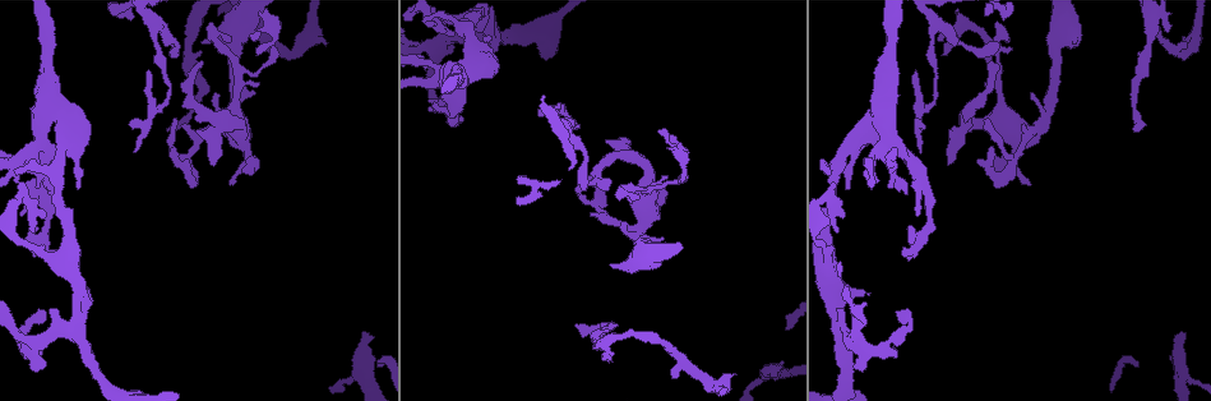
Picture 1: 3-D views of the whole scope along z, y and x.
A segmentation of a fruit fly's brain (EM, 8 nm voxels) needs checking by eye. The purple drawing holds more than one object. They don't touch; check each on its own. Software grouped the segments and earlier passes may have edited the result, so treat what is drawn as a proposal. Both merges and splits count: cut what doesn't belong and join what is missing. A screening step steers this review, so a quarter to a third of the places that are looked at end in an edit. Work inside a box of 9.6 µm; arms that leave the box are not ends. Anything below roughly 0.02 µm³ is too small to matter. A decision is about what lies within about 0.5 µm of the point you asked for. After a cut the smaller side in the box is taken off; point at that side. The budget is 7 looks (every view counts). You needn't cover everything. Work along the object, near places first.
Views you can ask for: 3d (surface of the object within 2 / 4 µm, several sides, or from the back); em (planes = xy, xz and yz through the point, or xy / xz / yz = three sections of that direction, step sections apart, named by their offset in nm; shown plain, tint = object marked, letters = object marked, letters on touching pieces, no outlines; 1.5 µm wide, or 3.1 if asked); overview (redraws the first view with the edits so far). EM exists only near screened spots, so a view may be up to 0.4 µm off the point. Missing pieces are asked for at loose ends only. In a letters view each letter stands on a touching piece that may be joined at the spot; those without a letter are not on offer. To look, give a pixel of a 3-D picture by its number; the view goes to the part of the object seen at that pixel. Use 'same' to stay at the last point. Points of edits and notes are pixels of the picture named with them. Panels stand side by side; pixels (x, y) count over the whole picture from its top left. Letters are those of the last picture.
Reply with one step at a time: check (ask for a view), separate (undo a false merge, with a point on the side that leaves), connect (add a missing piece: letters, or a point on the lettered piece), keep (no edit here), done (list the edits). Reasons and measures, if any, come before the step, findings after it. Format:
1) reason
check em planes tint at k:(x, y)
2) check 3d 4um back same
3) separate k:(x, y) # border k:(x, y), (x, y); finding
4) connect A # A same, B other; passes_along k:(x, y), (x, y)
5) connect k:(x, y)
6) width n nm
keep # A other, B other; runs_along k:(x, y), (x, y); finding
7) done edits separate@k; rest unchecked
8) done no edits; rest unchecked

small branch off a trunk
check em planes letters at 1:(650, 186)

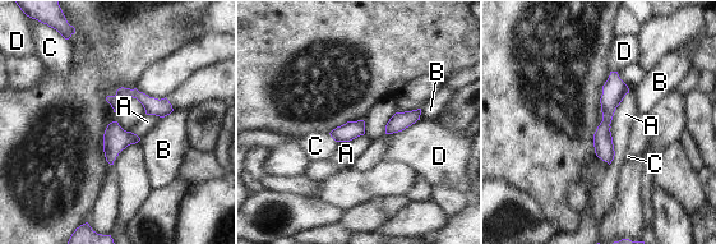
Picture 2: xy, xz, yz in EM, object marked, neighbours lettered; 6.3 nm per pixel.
width 120 nm
keep # A other, B other, C other, D other; border 2:(626, 96), (617, 107), (610, 127); one neuron here

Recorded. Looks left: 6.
check 3d 2um at 1:(167, 129)

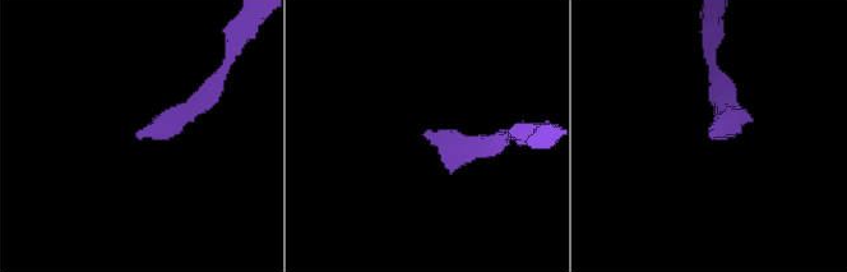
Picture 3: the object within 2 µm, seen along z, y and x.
check em planes letters at 3:(142, 137)

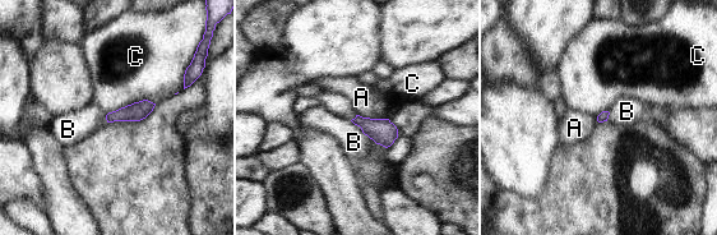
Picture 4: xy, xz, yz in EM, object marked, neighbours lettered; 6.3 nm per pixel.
keep # A other, B other, C other; border 4:(350, 120), (370, 138); none of them fits

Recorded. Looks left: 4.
an open end
check 3d 4um at 1:(842, 312)

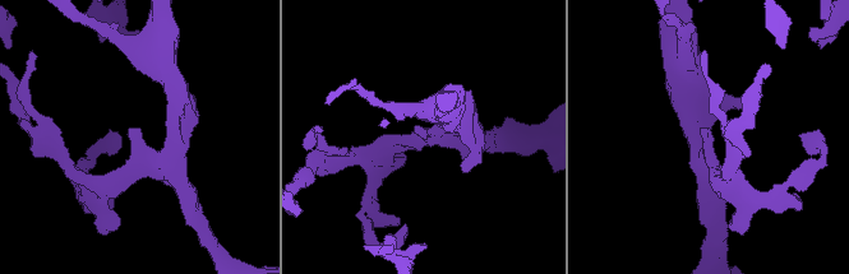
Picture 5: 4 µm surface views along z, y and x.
check em xy step 4 tint at 5:(705, 132)

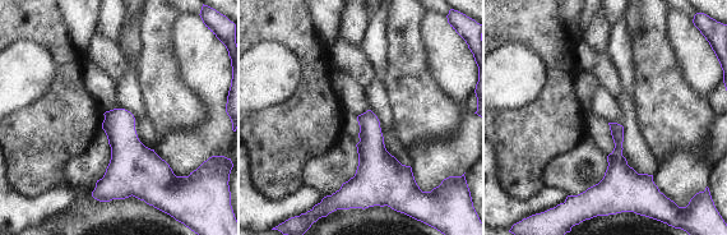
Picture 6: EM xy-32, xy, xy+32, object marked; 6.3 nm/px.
check em planes letters same

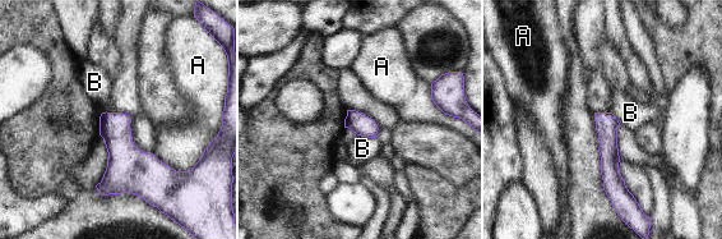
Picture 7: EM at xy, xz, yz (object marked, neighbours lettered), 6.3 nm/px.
keep # A other, B other; none of them fits

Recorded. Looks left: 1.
done no edits; rest unchecked

